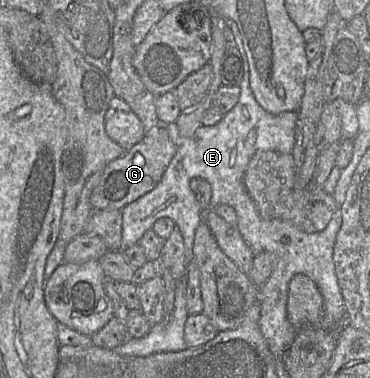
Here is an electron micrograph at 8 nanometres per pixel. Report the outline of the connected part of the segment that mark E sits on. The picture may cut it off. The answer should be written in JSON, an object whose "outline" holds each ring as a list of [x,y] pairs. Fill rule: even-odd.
{"outline":[[[231,19],[225,20],[225,25],[232,30],[242,58],[243,77],[240,83],[239,100],[217,124],[213,126],[202,124],[191,137],[179,139],[176,153],[157,186],[121,209],[122,249],[138,244],[143,234],[152,229],[158,219],[170,218],[183,237],[188,267],[188,263],[194,260],[192,249],[195,231],[204,221],[196,193],[190,188],[190,181],[192,179],[206,180],[212,189],[209,210],[215,210],[219,205],[229,205],[234,208],[238,230],[254,255],[272,252],[277,256],[274,270],[266,283],[259,287],[261,305],[259,327],[274,359],[283,359],[296,335],[295,328],[287,318],[289,282],[294,275],[308,276],[321,292],[324,313],[319,325],[323,329],[338,335],[347,325],[346,307],[333,262],[335,240],[342,225],[342,213],[339,206],[324,230],[309,234],[300,230],[291,221],[264,218],[258,212],[243,181],[248,163],[258,151],[292,154],[298,114],[290,111],[274,115],[259,105],[250,88],[249,62],[238,26]]]}

